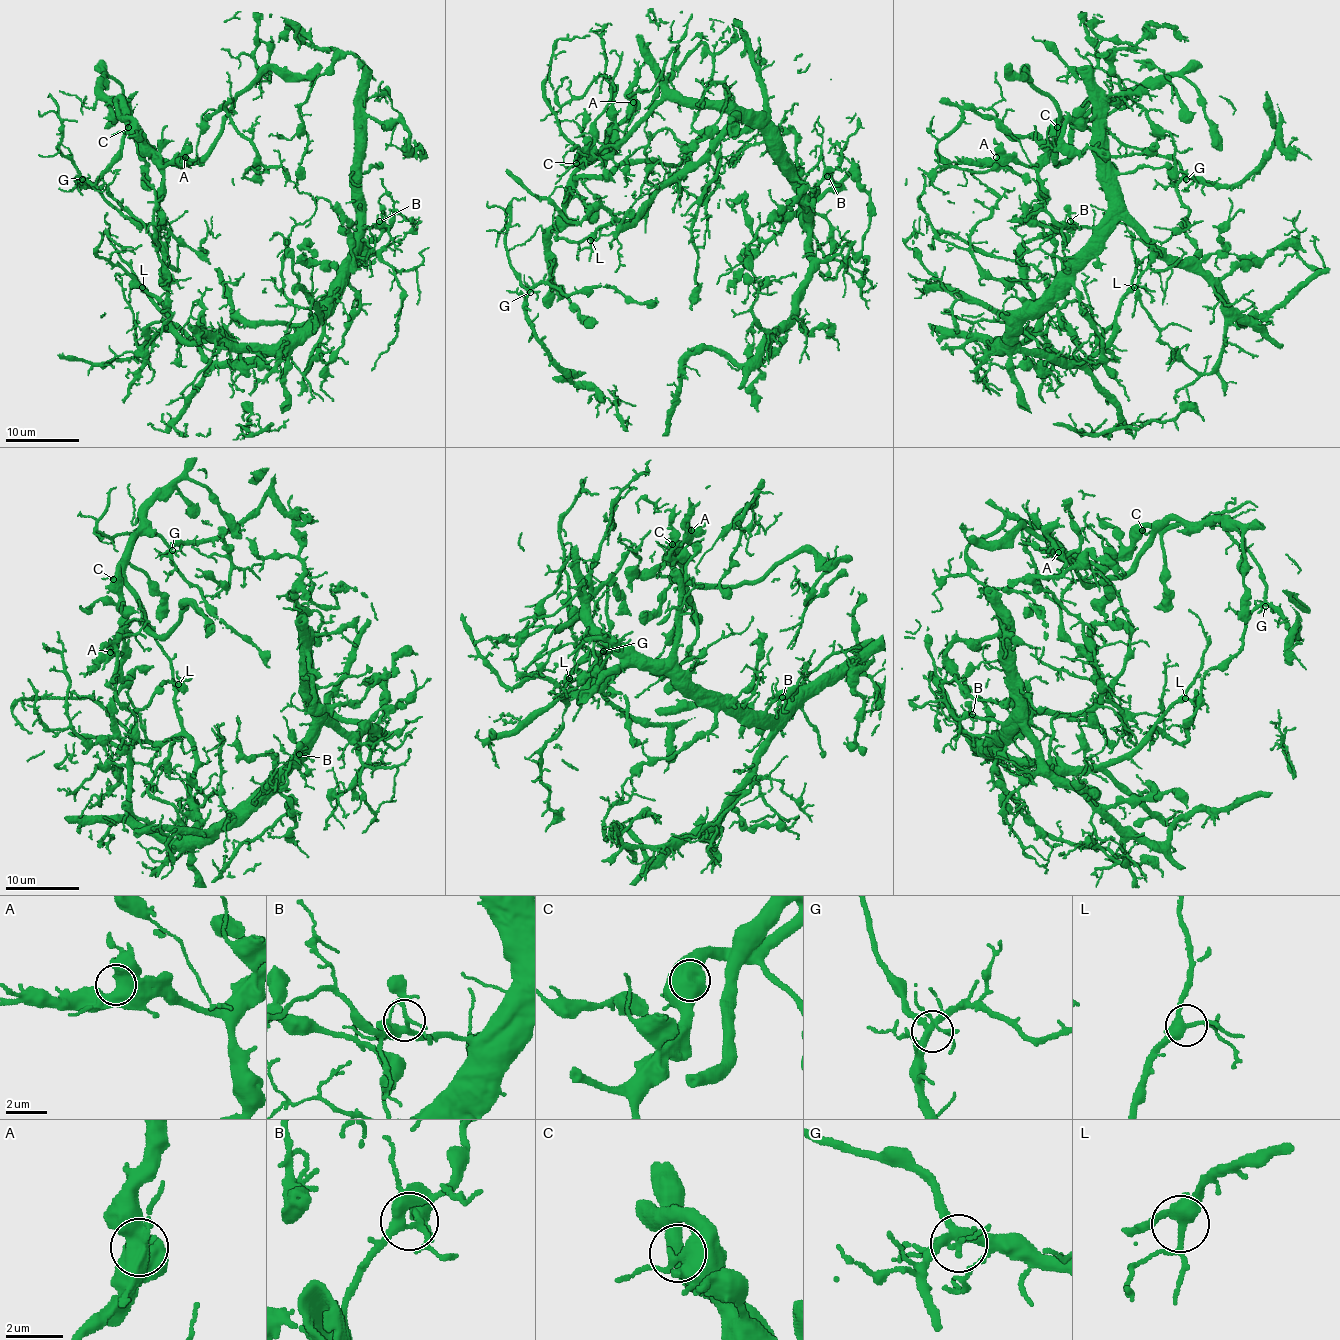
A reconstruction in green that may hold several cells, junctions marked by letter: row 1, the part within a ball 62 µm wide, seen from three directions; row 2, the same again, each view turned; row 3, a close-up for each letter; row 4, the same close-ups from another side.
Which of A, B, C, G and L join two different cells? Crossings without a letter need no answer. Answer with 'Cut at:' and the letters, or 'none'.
Cut at: none

